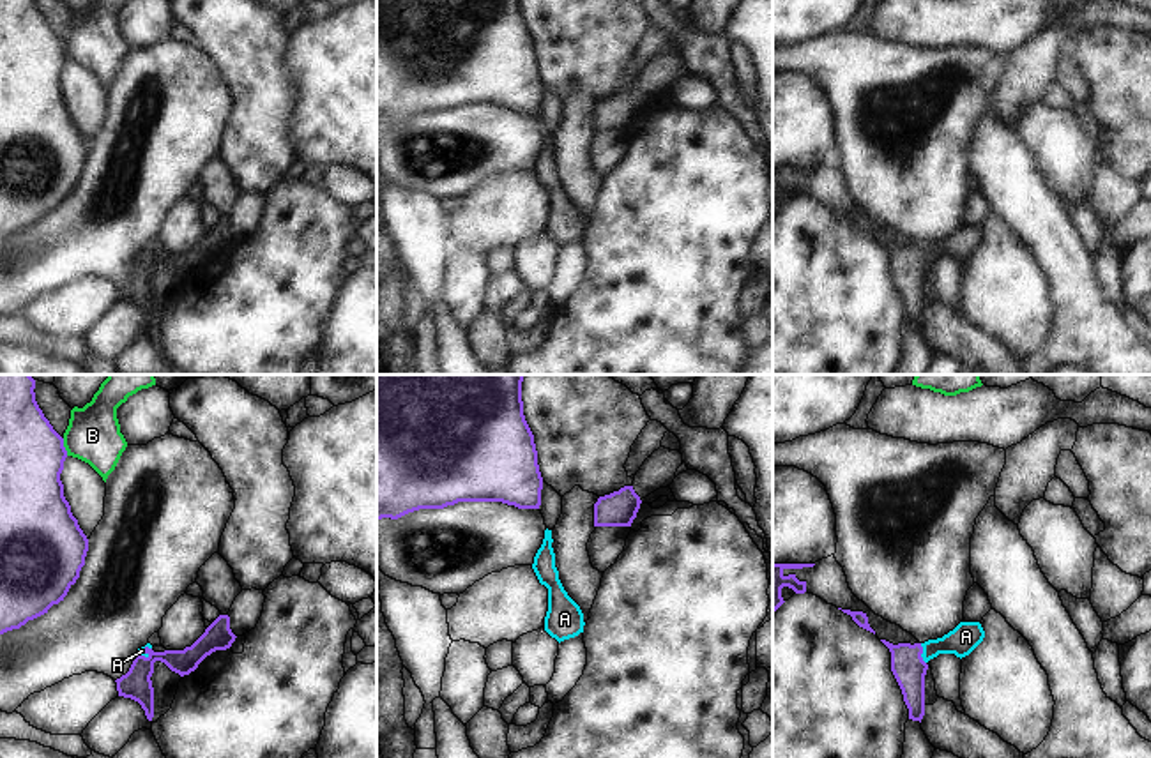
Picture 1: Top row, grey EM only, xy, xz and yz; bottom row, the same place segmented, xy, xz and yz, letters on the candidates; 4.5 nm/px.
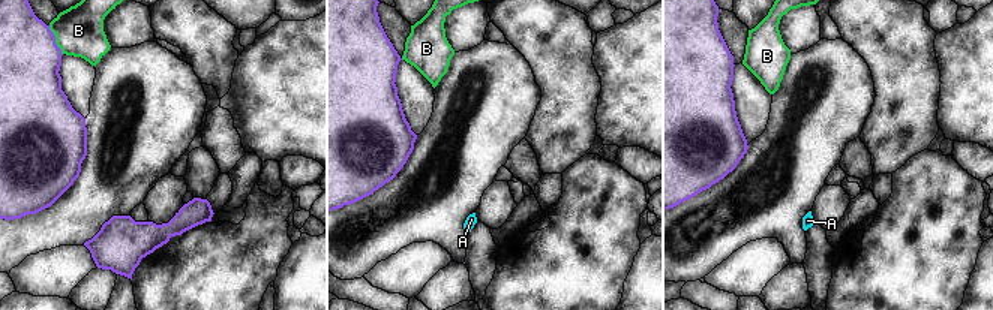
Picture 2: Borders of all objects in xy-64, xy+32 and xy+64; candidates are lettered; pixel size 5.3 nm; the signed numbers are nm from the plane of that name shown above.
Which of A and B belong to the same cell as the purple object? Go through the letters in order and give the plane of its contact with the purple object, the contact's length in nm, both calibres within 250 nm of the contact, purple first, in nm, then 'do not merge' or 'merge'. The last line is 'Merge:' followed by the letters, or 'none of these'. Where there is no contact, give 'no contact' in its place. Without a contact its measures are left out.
A: yz | 100 nm | 150/140 nm | merge
B: xy | 80 nm | 300/240 nm | do not merge
Merge: A

